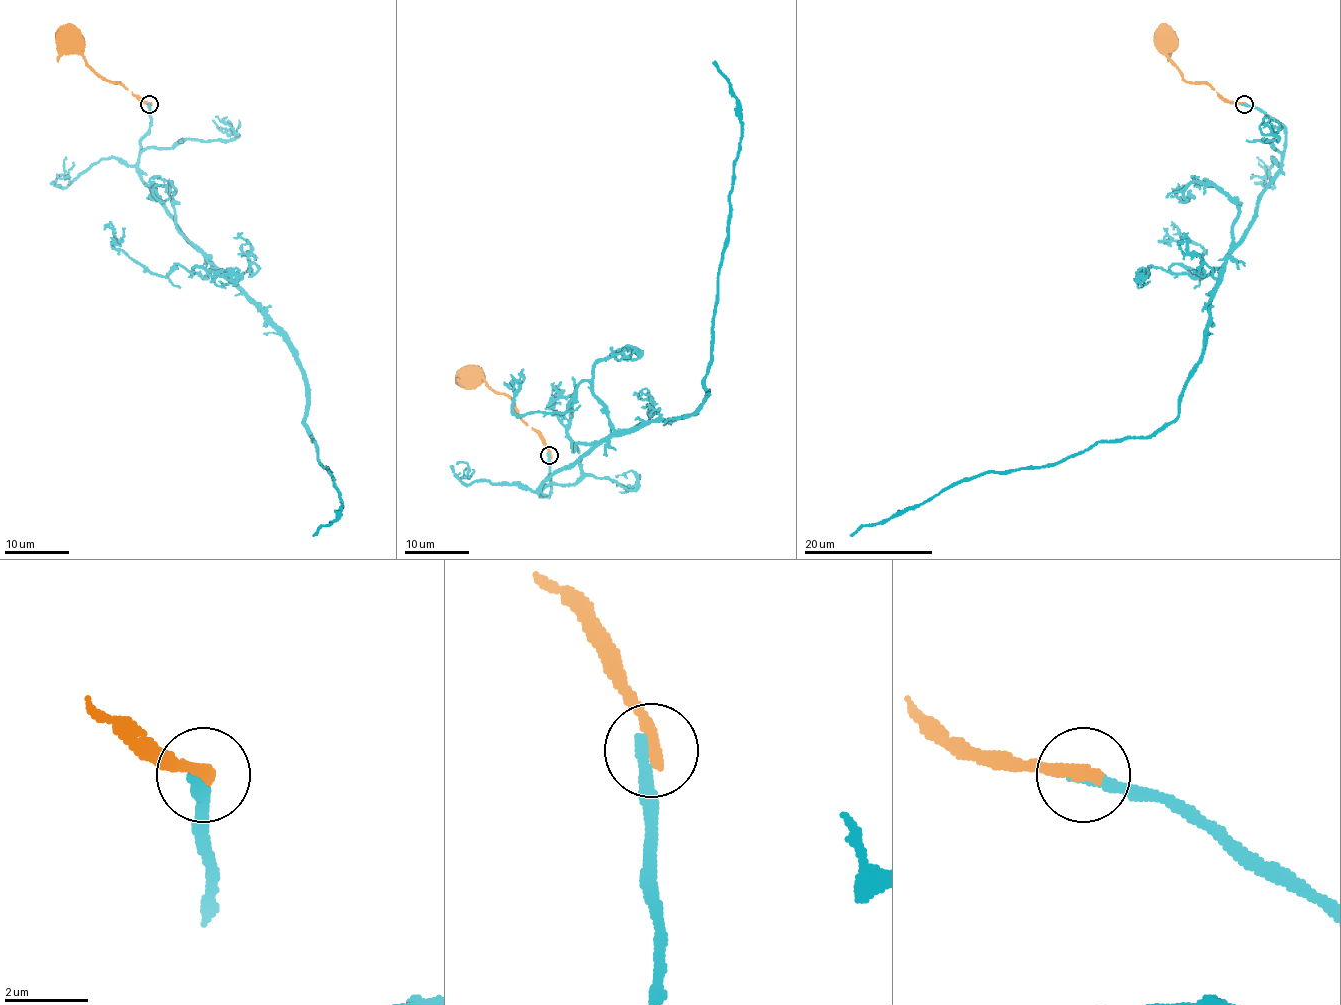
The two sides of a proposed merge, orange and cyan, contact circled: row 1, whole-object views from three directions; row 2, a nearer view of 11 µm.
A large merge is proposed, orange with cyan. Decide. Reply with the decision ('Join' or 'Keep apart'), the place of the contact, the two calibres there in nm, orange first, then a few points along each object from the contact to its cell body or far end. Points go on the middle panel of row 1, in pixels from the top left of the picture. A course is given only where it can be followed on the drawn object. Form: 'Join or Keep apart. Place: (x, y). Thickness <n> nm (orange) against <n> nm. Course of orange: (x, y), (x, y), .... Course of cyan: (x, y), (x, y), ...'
Keep apart. Place: (549, 455). Thickness 360 nm (orange) against 320 nm. Course of orange: (550, 454), (542, 437), (521, 417), (515, 403), (497, 393), (474, 369), (473, 372). Course of cyan: (548, 454), (540, 495), (605, 440), (687, 417), (706, 398), (741, 138), (741, 105), (714, 60)

